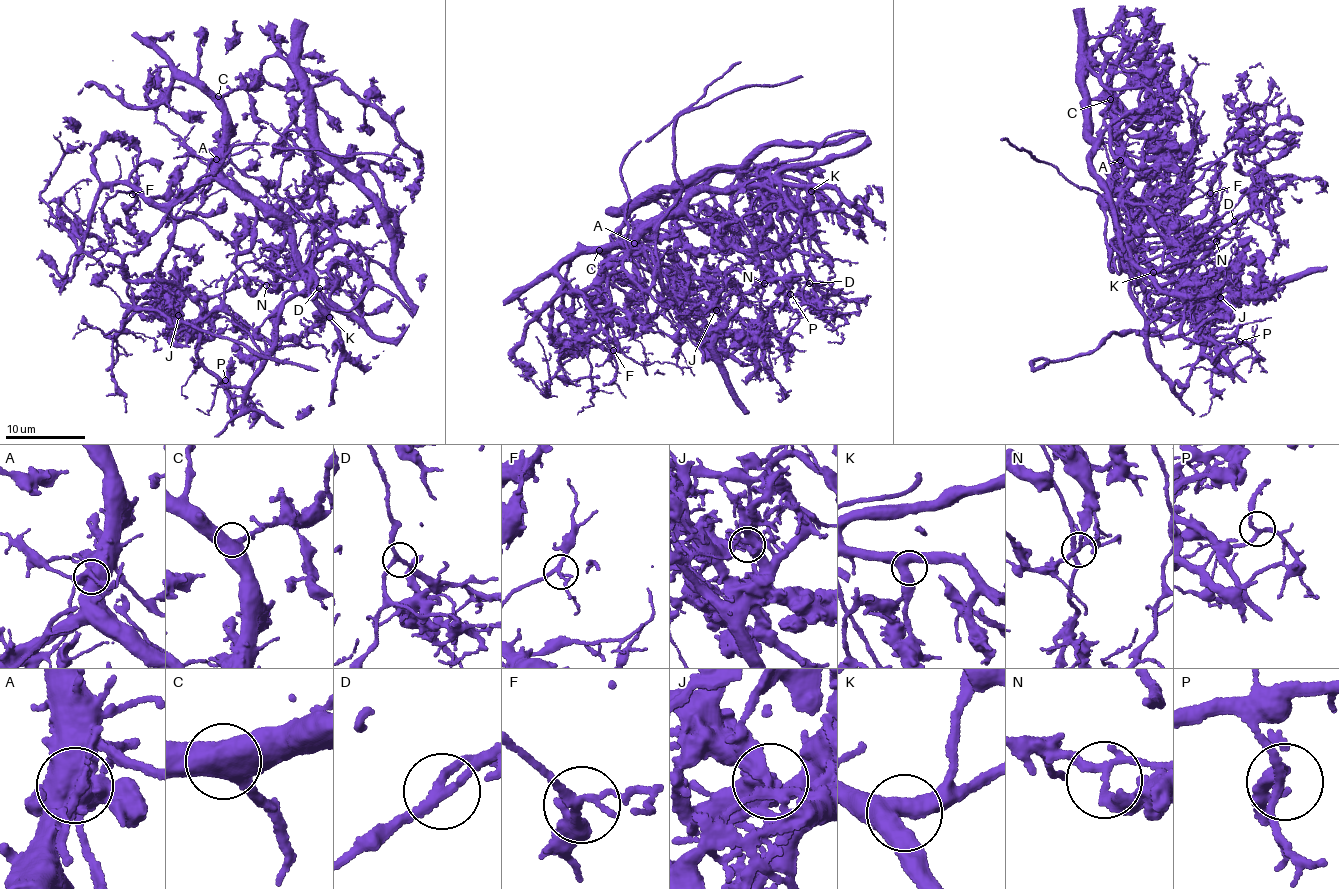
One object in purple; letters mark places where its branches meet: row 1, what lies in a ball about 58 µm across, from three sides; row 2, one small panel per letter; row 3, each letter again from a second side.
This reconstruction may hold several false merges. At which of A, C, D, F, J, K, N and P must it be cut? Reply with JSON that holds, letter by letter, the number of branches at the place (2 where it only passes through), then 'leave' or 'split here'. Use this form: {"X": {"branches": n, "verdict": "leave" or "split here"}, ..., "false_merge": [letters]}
{"A": {"branches": 6, "verdict": "split here"}, "C": {"branches": 3, "verdict": "leave"}, "D": {"branches": 3, "verdict": "leave"}, "F": {"branches": 3, "verdict": "leave"}, "J": {"branches": 3, "verdict": "split here"}, "K": {"branches": 3, "verdict": "leave"}, "N": {"branches": 3, "verdict": "split here"}, "P": {"branches": 3, "verdict": "leave"}, "false_merge": ["A", "J", "N"]}

